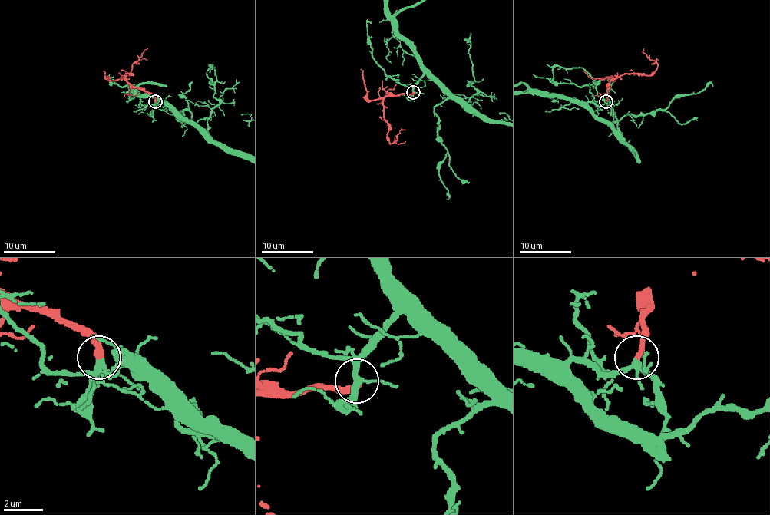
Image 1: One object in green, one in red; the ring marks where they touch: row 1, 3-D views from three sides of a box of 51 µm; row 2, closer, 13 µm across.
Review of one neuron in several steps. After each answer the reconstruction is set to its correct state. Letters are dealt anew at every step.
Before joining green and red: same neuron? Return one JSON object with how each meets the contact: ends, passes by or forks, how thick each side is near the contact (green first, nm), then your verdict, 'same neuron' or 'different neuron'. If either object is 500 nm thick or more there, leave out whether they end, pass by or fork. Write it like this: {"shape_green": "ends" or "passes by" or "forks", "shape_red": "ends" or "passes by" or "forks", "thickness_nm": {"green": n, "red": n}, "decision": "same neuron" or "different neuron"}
{"shape_green": "forks", "shape_red": "ends", "thickness_nm": {"green": 260, "red": 340}, "decision": "same neuron"}

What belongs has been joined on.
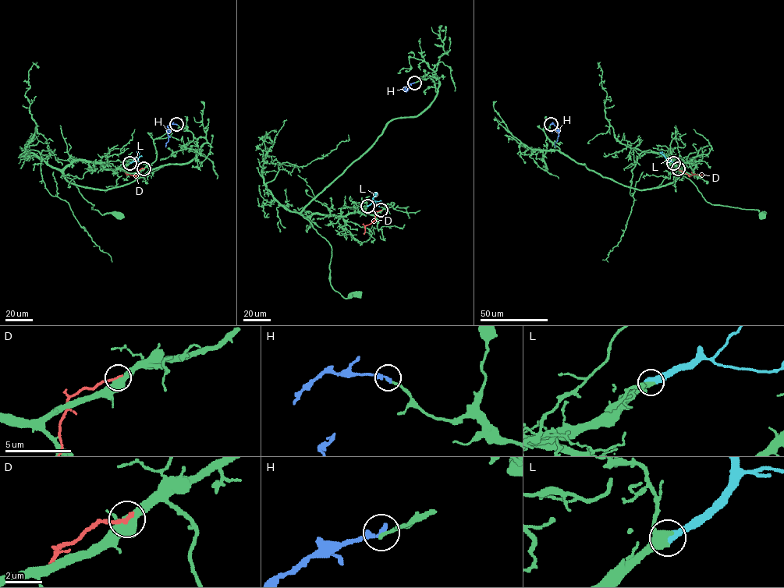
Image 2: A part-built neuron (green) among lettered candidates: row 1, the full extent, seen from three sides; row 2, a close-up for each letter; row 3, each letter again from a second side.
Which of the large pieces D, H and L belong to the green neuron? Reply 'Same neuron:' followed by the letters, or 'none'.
Same neuron: L

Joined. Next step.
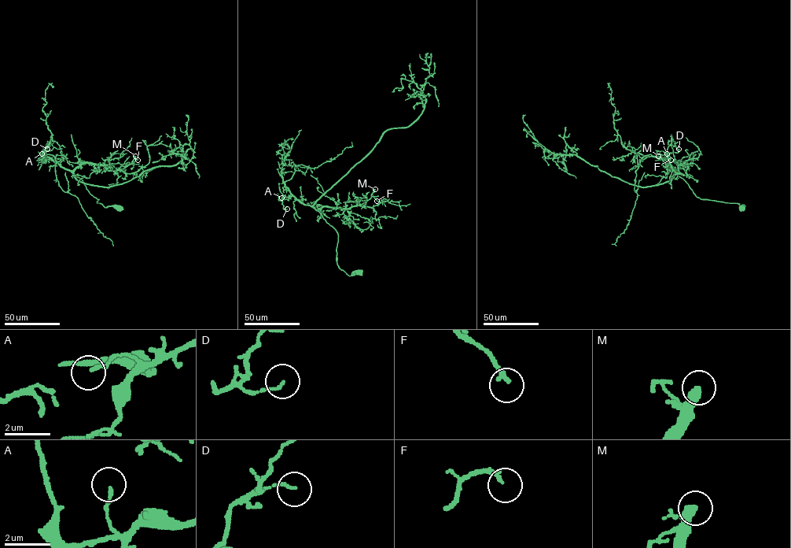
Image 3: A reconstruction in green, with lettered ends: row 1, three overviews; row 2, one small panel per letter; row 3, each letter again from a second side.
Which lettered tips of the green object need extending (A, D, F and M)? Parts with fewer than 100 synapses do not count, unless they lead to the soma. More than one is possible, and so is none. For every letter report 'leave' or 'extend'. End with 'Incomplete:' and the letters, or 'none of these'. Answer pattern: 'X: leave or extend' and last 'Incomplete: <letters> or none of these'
A: leave
D: leave
F: leave
M: extend
Incomplete: M

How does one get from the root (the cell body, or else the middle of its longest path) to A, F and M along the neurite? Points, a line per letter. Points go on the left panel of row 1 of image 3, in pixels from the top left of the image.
A: (119, 209), (115, 206), (104, 207), (97, 203), (98, 199), (90, 192), (80, 178), (42, 153)
F: (119, 209), (97, 203), (98, 199), (73, 172), (86, 162), (101, 164), (108, 170), (121, 169), (137, 160)
M: (119, 209), (97, 203), (98, 199), (73, 172), (86, 162), (101, 164), (108, 170), (121, 169), (135, 156)

